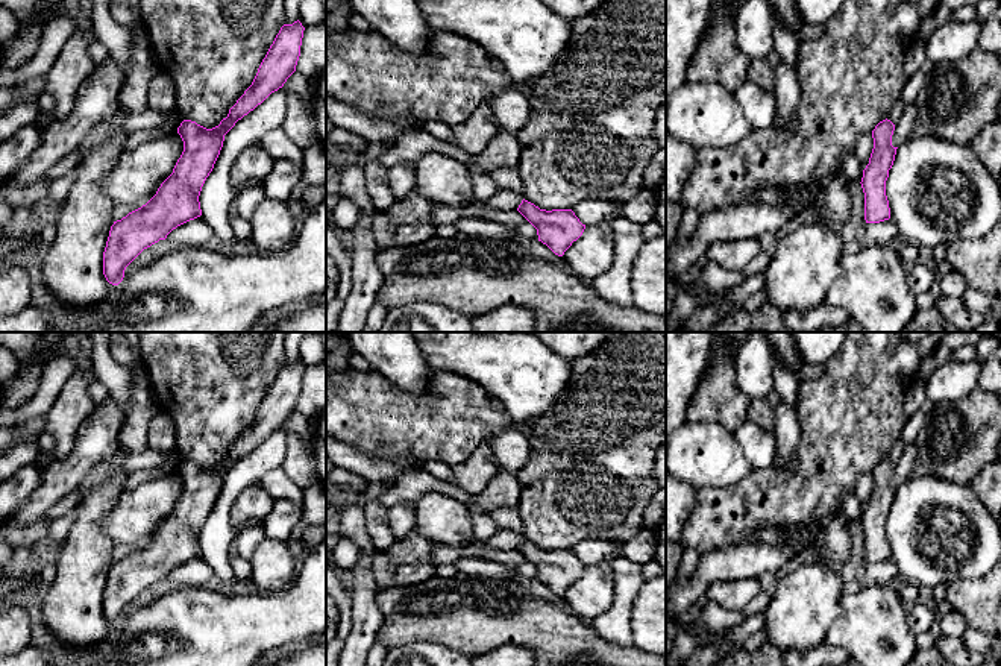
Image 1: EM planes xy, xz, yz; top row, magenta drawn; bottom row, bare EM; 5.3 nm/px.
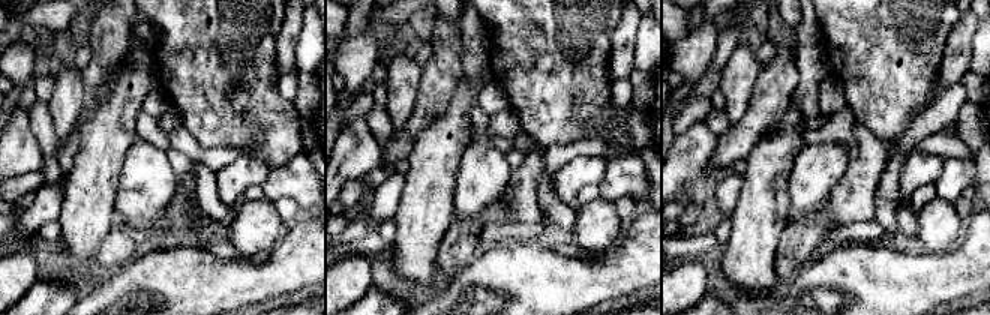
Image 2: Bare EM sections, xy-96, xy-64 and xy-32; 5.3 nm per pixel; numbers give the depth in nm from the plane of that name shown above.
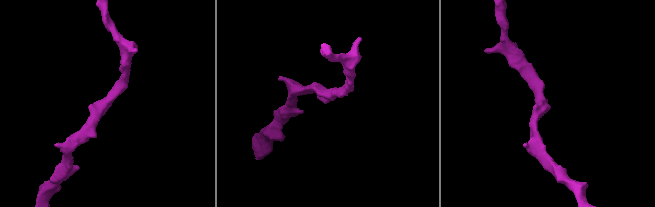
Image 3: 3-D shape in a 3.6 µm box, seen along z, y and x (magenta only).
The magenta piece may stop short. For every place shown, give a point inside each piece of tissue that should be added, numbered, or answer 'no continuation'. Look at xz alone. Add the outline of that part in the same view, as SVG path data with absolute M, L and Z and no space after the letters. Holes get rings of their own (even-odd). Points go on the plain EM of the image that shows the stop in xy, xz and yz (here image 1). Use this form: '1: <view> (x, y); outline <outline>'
no continuation

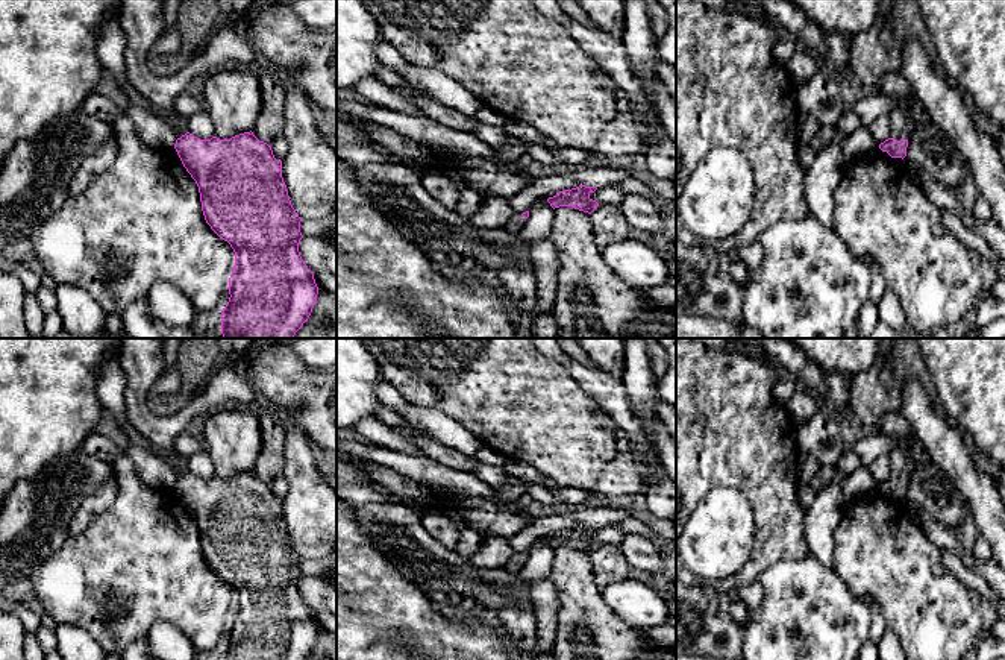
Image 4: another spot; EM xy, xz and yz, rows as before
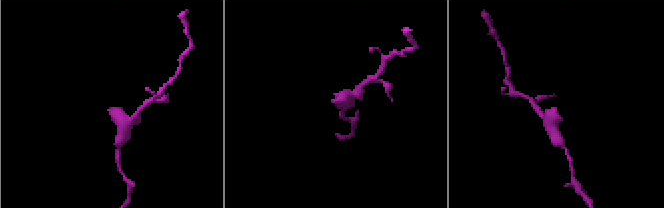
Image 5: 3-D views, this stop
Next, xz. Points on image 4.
1: xz (516, 562); outline M514 552L503 569L512 574L520 574L526 561L528 558L524 558L520 552Z

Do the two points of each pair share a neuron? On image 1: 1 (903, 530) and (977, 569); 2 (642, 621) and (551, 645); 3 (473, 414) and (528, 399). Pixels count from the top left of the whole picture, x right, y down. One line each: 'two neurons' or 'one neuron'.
1: one neuron
2: two neurons
3: two neurons

